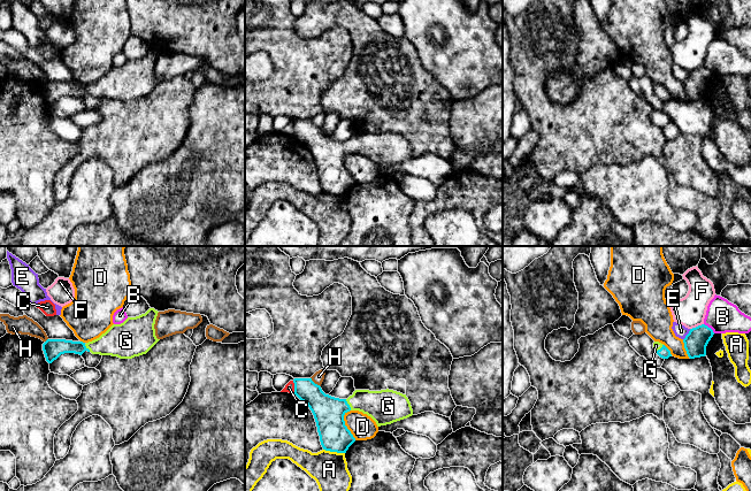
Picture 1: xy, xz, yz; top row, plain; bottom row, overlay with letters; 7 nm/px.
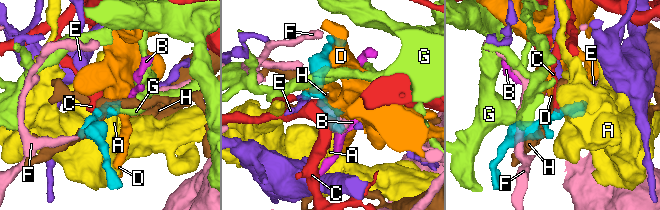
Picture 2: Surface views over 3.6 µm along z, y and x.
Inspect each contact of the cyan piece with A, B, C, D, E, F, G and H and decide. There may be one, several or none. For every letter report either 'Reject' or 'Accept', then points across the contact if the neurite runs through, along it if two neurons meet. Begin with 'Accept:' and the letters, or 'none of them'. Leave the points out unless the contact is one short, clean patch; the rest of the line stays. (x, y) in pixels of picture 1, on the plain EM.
Accept: G
A: Reject. Boundary: xz (323, 191), (330, 194), (344, 196)
B: Reject. Boundary: yz (704, 66), (714, 75)
C: Reject. Boundary: xz (292, 123), (294, 135)
D: Reject. Boundary: xz (350, 152), (344, 158), (344, 167), (355, 182)
E: Reject. Boundary: yz (690, 71), (683, 82)
F: Reject. Boundary: yz (703, 66), (690, 71)
G: Accept. Path across: xz (328, 153), (349, 147), (377, 146), (384, 150)
H: Reject

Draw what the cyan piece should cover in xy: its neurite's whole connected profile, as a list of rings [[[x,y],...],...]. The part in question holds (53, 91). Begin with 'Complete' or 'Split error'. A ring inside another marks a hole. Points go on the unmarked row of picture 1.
Split error. [[[150,51],[145,56],[128,60],[123,66],[113,67],[99,80],[86,86],[66,82],[47,82],[43,86],[46,103],[52,106],[61,97],[82,98],[85,93],[120,101],[132,101],[146,97],[160,83],[154,71],[158,55],[154,51]]]

